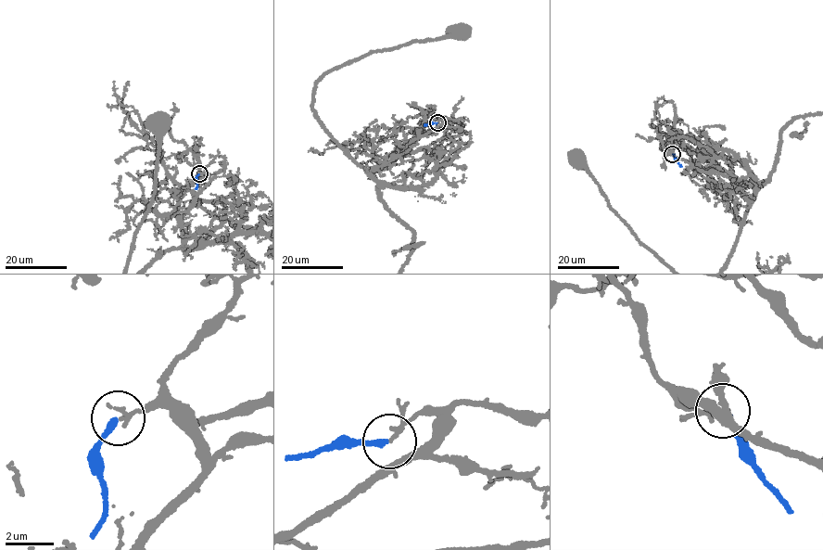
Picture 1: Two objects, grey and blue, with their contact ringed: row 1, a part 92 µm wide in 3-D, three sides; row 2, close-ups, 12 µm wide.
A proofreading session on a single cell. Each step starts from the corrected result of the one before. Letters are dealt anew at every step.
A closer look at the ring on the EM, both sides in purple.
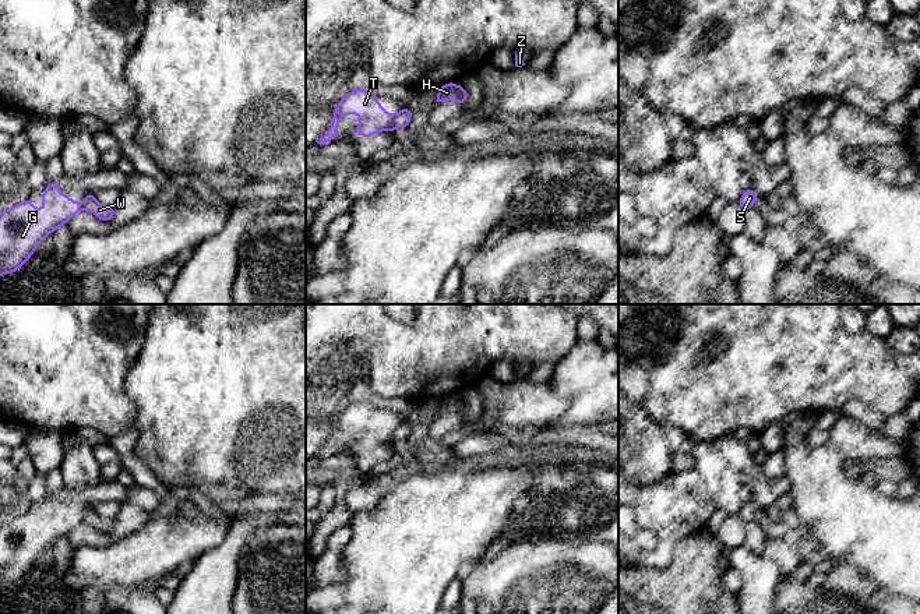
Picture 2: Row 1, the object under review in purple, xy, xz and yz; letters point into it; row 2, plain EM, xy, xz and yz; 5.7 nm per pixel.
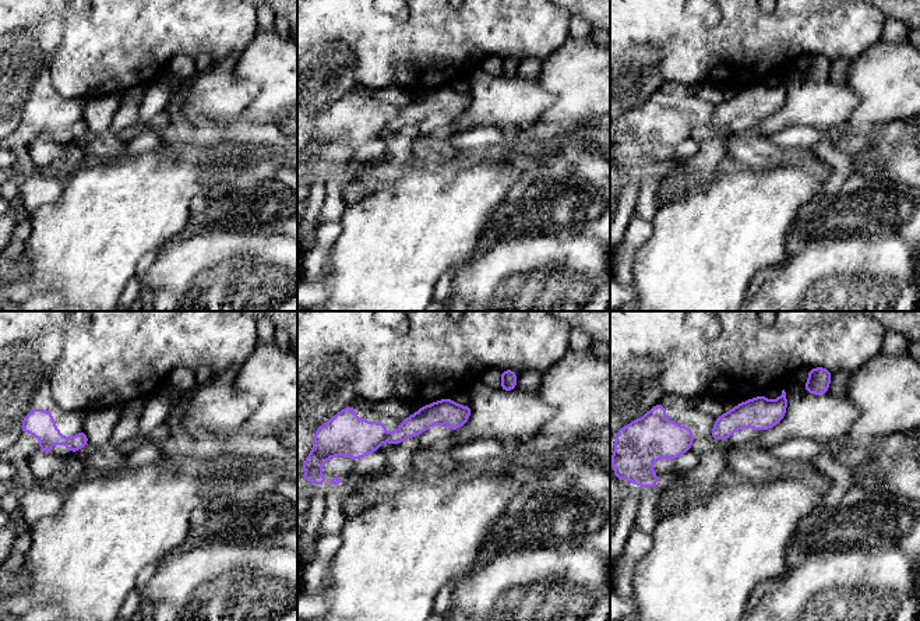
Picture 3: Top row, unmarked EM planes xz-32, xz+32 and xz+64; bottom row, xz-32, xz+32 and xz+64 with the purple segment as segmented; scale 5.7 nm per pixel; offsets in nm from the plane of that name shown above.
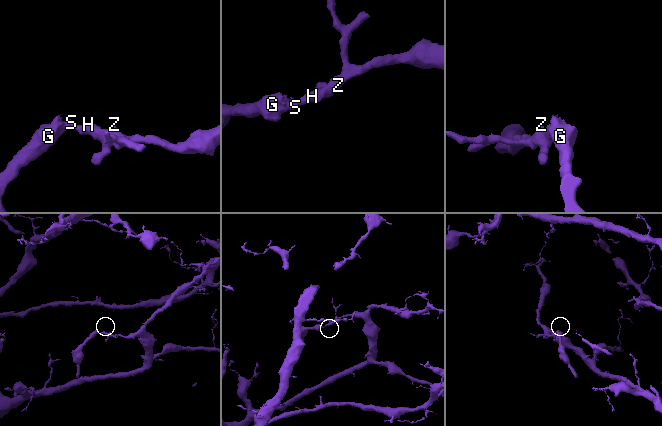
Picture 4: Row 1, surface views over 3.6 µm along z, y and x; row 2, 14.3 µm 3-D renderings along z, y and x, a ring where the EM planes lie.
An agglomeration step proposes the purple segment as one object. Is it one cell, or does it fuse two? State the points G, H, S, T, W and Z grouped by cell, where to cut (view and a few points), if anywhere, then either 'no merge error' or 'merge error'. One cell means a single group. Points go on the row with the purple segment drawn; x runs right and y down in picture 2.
G T / H S W Z; cut in xz along (397, 115), (386, 130); merge error

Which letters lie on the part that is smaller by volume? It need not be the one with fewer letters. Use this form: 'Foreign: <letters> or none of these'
Foreign: G, T

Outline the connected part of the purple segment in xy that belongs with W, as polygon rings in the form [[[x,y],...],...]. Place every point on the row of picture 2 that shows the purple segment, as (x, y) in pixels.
[[[88,193],[84,198],[84,209],[92,212],[99,219],[103,219],[106,222],[112,222],[114,216],[114,207],[109,208],[109,207],[101,205],[92,193]]]

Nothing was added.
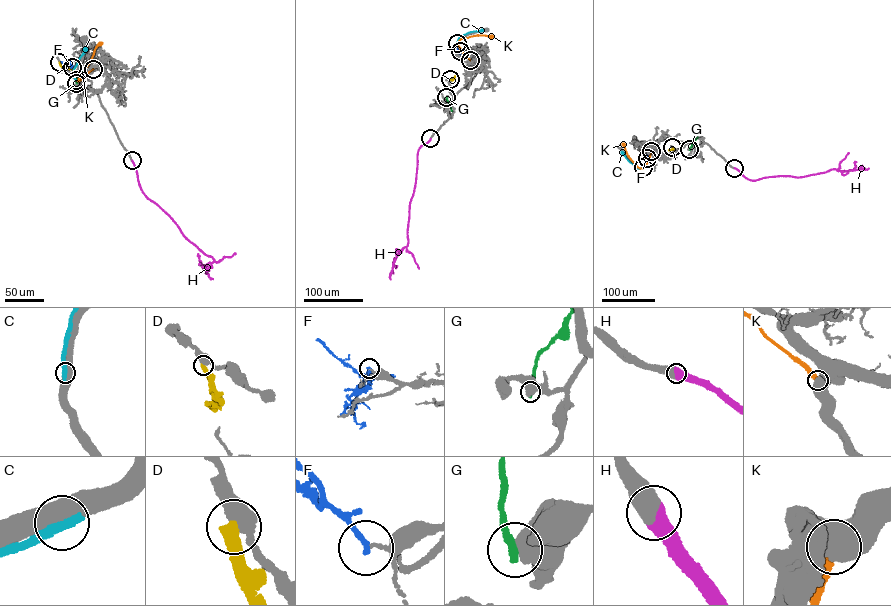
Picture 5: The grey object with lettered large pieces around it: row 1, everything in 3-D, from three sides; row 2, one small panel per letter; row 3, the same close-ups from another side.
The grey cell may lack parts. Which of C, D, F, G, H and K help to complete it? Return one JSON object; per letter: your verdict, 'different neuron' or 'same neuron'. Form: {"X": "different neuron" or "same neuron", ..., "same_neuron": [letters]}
{"C": "different neuron", "D": "different neuron", "F": "different neuron", "G": "different neuron", "H": "same neuron", "K": "different neuron", "same_neuron": ["H"]}

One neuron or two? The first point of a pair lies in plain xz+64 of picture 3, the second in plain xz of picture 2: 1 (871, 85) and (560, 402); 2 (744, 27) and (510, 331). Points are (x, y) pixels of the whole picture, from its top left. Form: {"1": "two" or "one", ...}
{"1": "two", "2": "one"}

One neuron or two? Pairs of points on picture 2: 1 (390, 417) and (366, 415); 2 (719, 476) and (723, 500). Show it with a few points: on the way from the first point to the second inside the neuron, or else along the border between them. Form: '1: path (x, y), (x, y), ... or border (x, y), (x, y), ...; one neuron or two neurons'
1: path (384, 417), (372, 417); one neuron
2: path (723, 482), (723, 494); one neuron

